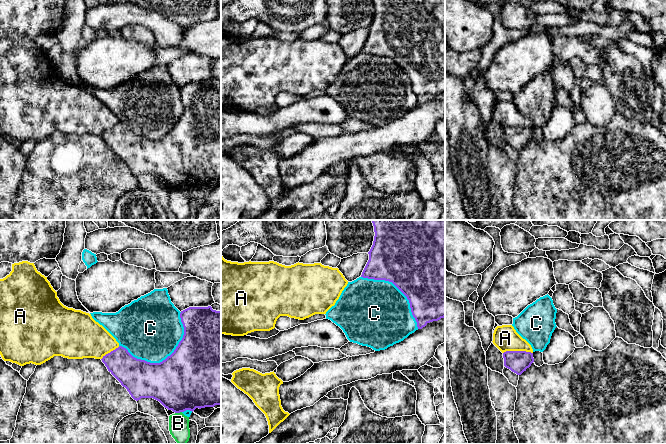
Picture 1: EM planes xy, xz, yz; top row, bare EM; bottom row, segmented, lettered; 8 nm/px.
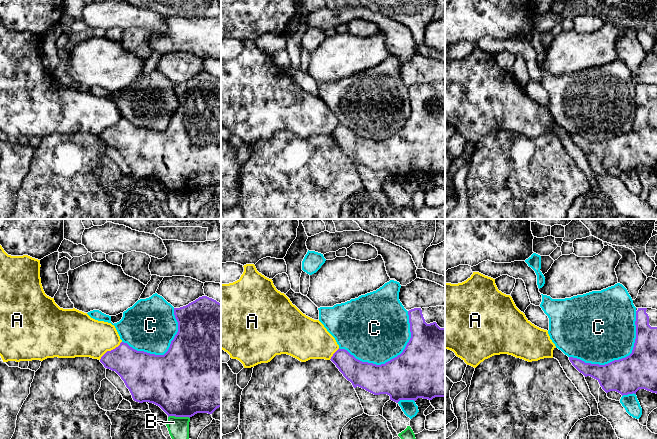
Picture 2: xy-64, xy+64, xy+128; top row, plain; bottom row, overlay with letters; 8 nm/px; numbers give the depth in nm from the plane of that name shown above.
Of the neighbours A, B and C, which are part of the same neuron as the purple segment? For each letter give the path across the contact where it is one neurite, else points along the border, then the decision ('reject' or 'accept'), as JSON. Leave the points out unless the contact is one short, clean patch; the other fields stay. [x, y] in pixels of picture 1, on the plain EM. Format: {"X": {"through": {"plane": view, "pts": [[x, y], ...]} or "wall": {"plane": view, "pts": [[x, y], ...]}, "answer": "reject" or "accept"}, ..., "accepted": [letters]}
{"A": {"wall": {"plane": "yz", "pts": [[532, 128], [505, 127], [503, 129]]}, "answer": "reject"}, "B": {"answer": "reject"}, "C": {"answer": "reject"}, "accepted": []}

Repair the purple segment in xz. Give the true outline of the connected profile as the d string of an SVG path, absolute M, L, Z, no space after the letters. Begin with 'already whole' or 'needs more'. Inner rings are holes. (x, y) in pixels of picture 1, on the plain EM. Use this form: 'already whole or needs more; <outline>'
already whole; M373 0L374 17L361 53L392 58L409 76L418 105L445 93L445 0Z

